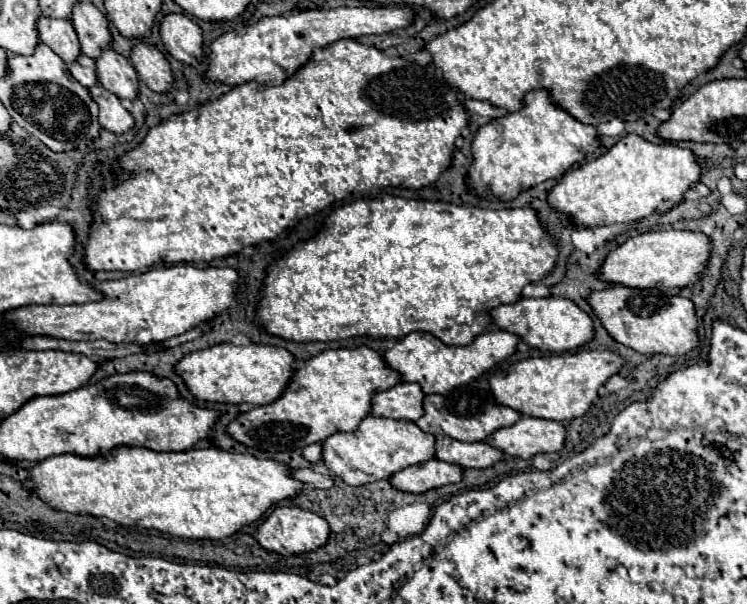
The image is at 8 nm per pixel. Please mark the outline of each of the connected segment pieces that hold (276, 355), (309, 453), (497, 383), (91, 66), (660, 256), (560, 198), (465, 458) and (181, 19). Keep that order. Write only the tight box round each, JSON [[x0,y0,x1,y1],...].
[[175,343,293,405],[301,443,321,463],[489,349,623,423],[67,55,97,87],[597,231,709,289],[547,135,699,229],[435,437,503,469],[159,13,203,65]]

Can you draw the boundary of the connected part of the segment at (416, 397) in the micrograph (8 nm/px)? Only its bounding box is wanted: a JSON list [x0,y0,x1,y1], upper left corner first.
[371,381,425,421]

